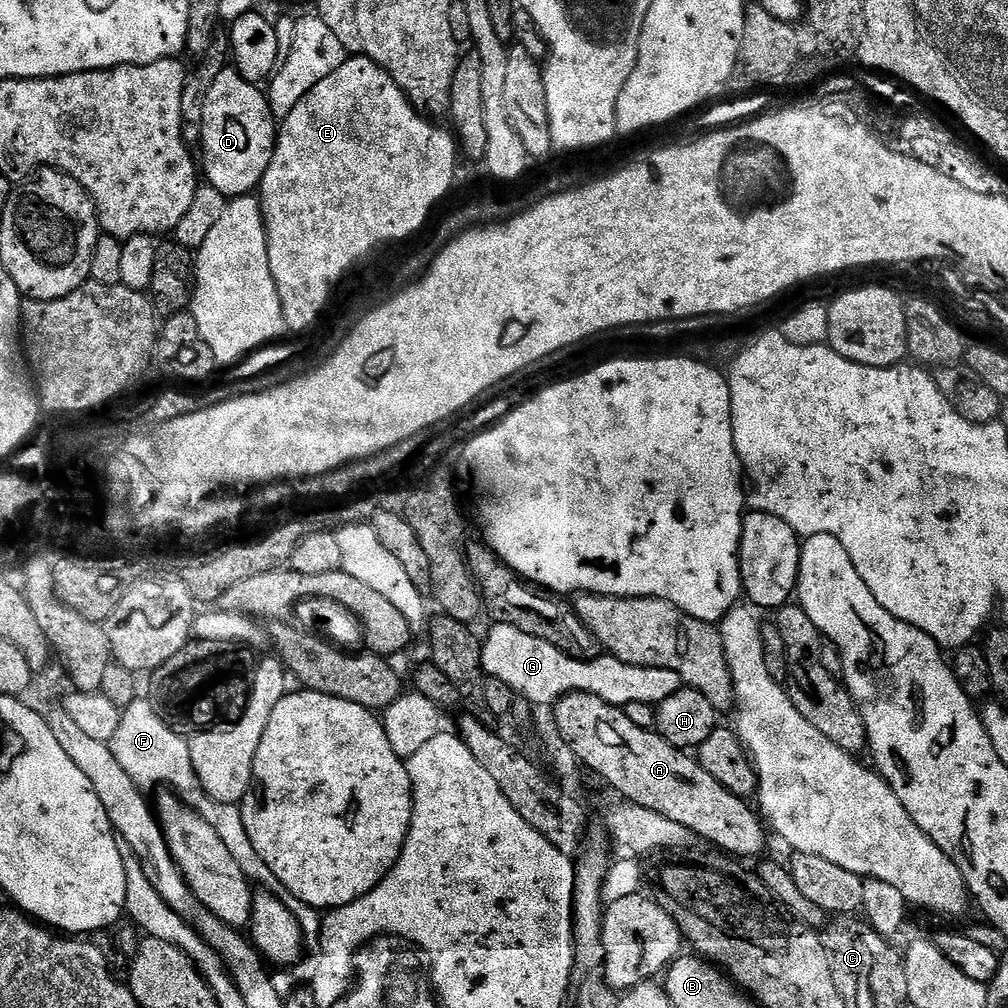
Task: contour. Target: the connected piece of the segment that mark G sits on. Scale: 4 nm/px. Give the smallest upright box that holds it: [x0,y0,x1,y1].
[481,623,681,706]

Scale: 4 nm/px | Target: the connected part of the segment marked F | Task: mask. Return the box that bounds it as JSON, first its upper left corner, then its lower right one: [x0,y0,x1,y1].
[110,698,277,890]

